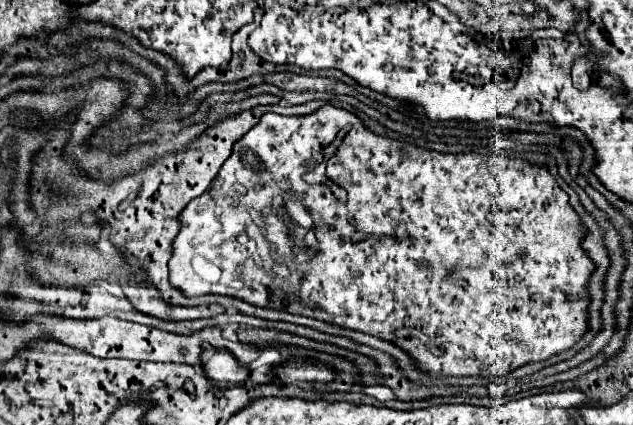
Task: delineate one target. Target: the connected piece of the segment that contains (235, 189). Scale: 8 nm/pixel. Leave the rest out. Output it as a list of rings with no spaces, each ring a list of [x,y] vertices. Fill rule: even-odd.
[[[326,103],[324,107],[320,107],[318,111],[310,113],[310,115],[302,115],[302,117],[284,117],[284,115],[276,115],[276,113],[266,113],[256,127],[252,127],[232,149],[232,155],[224,161],[224,165],[220,167],[218,177],[212,181],[212,187],[208,187],[208,191],[204,191],[200,197],[196,197],[194,201],[188,203],[188,207],[184,209],[184,215],[180,215],[180,219],[184,219],[184,227],[180,229],[180,235],[176,237],[176,245],[172,251],[172,259],[168,263],[170,267],[170,283],[178,289],[182,289],[186,295],[204,295],[204,293],[220,293],[220,295],[230,295],[230,297],[238,297],[244,299],[248,303],[260,305],[260,307],[270,307],[270,309],[284,309],[290,313],[300,313],[300,315],[310,315],[322,321],[330,321],[336,323],[340,327],[350,327],[350,329],[358,329],[376,337],[382,337],[386,341],[394,341],[396,345],[400,345],[404,351],[408,351],[416,361],[418,367],[432,373],[434,377],[440,375],[482,375],[482,377],[504,377],[508,371],[522,367],[526,363],[532,361],[544,361],[554,353],[566,351],[574,345],[574,341],[580,339],[580,335],[586,331],[586,307],[588,307],[588,295],[586,295],[586,281],[590,277],[590,273],[594,271],[592,261],[588,259],[586,251],[580,247],[582,235],[584,235],[584,227],[580,225],[578,215],[574,213],[574,209],[568,205],[568,195],[558,187],[556,179],[546,171],[546,167],[538,167],[532,165],[523,159],[510,159],[501,155],[483,155],[480,157],[480,171],[476,173],[476,165],[472,161],[472,175],[468,173],[468,169],[462,169],[458,161],[460,157],[456,155],[444,155],[444,153],[436,153],[436,151],[428,151],[422,147],[414,147],[396,139],[388,139],[388,137],[378,137],[372,131],[368,131],[362,121],[340,107],[334,107],[330,103]],[[306,143],[324,143],[324,147],[328,145],[339,145],[337,151],[332,151],[330,147],[330,159],[326,165],[326,176],[328,179],[343,187],[347,191],[348,201],[342,203],[334,197],[334,193],[330,191],[328,185],[308,185],[306,181],[302,181],[302,193],[304,197],[298,199],[302,201],[312,219],[314,219],[314,233],[318,239],[318,245],[314,247],[314,255],[310,255],[310,265],[302,265],[302,253],[296,251],[296,243],[294,243],[294,235],[290,231],[290,227],[286,225],[286,221],[272,211],[272,199],[276,195],[282,195],[284,199],[288,199],[292,195],[292,183],[296,183],[296,179],[300,179],[306,169]],[[356,231],[364,233],[362,241],[352,241],[352,235]]]

